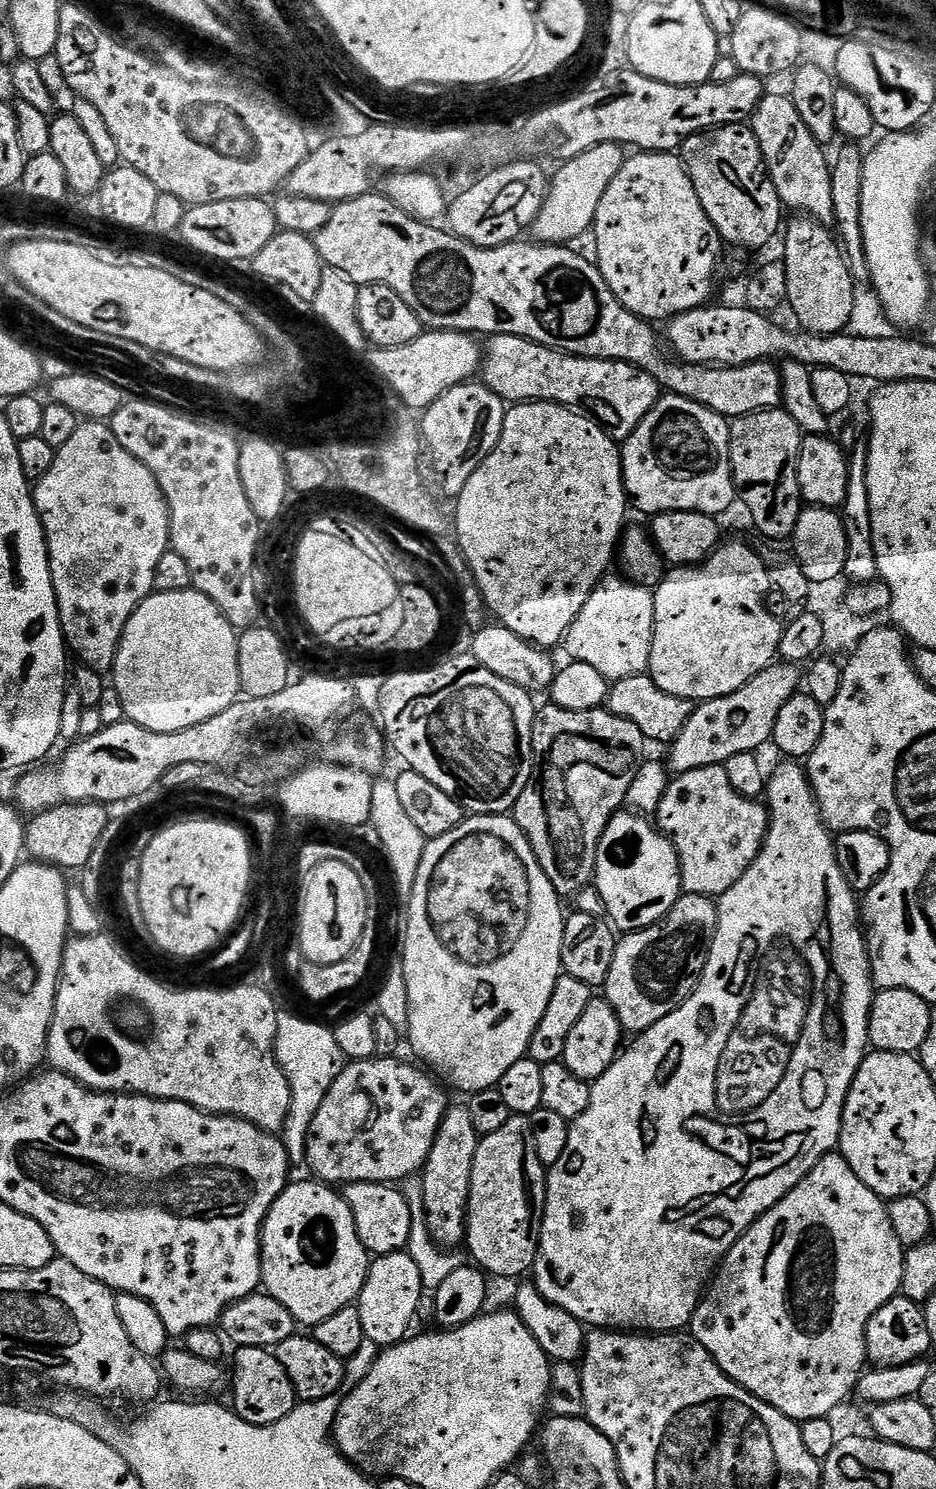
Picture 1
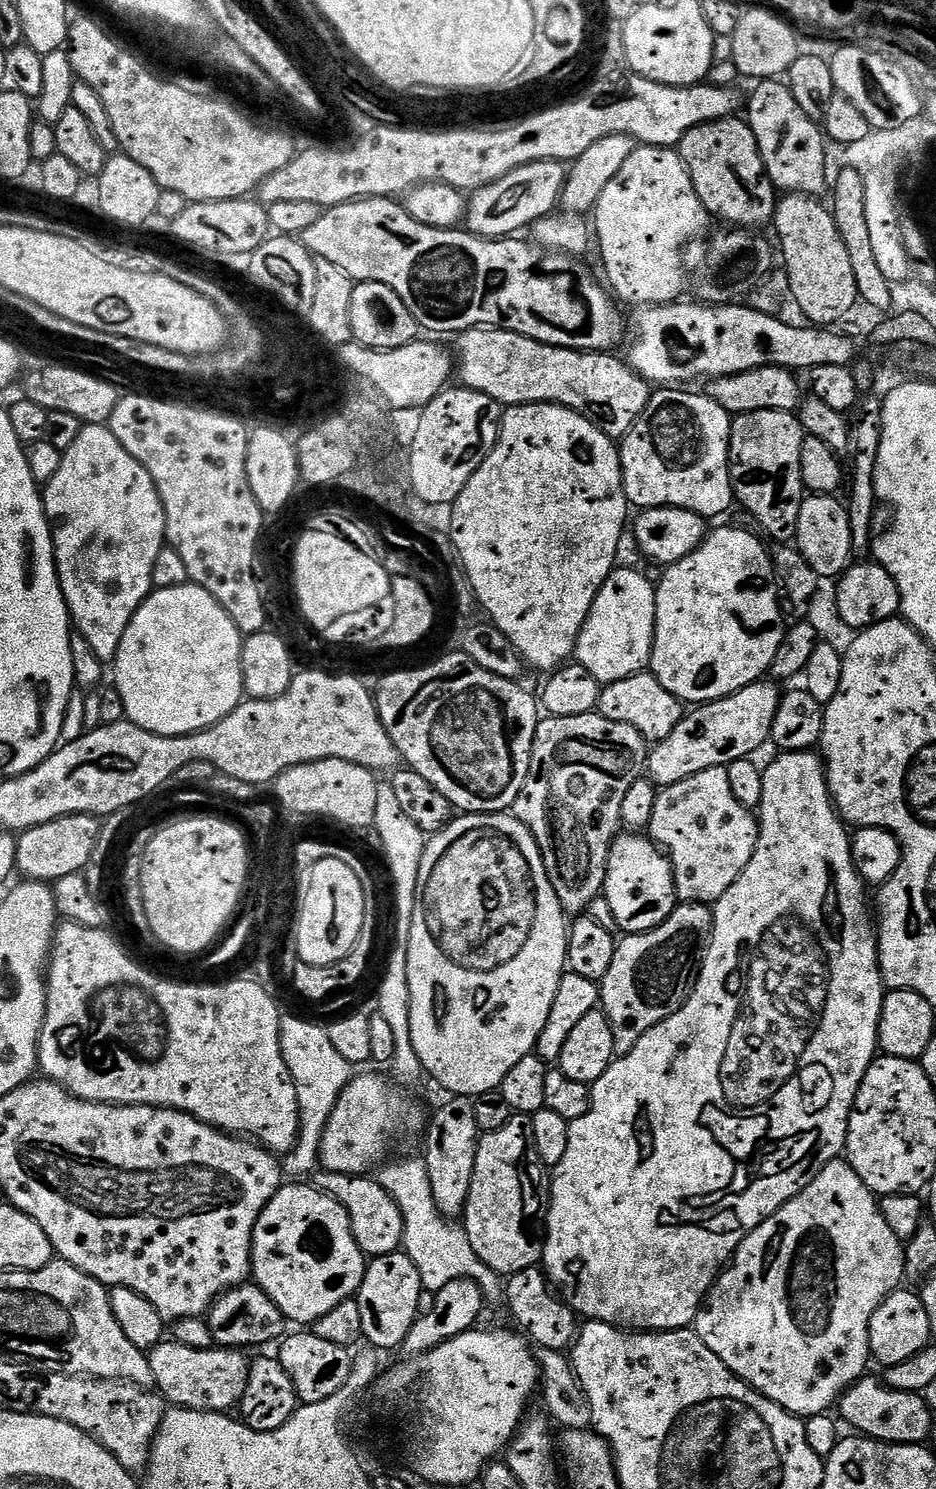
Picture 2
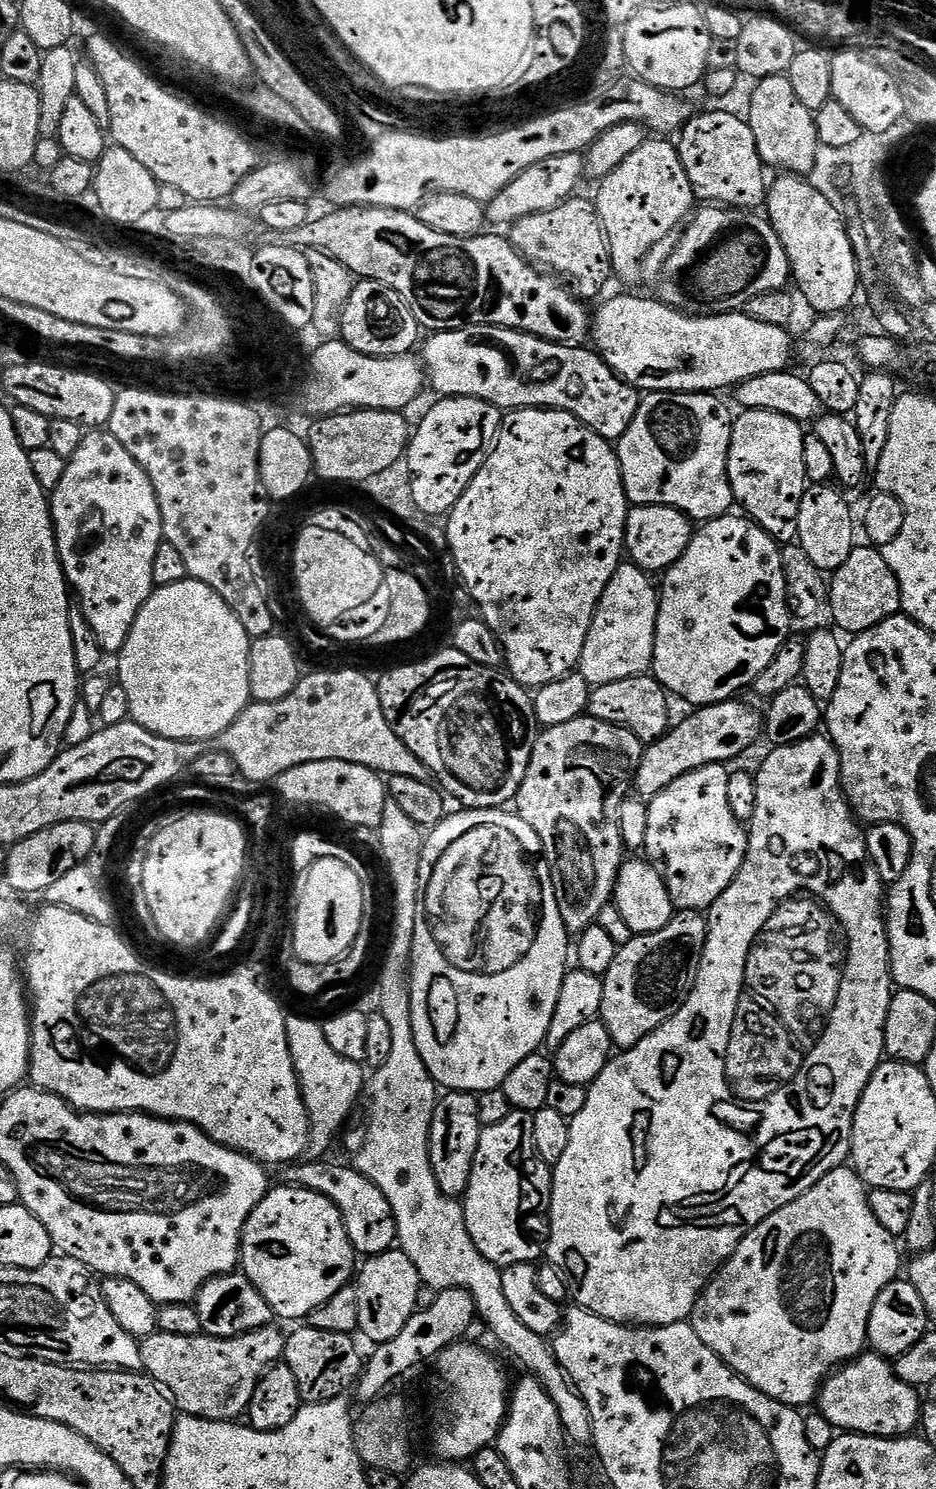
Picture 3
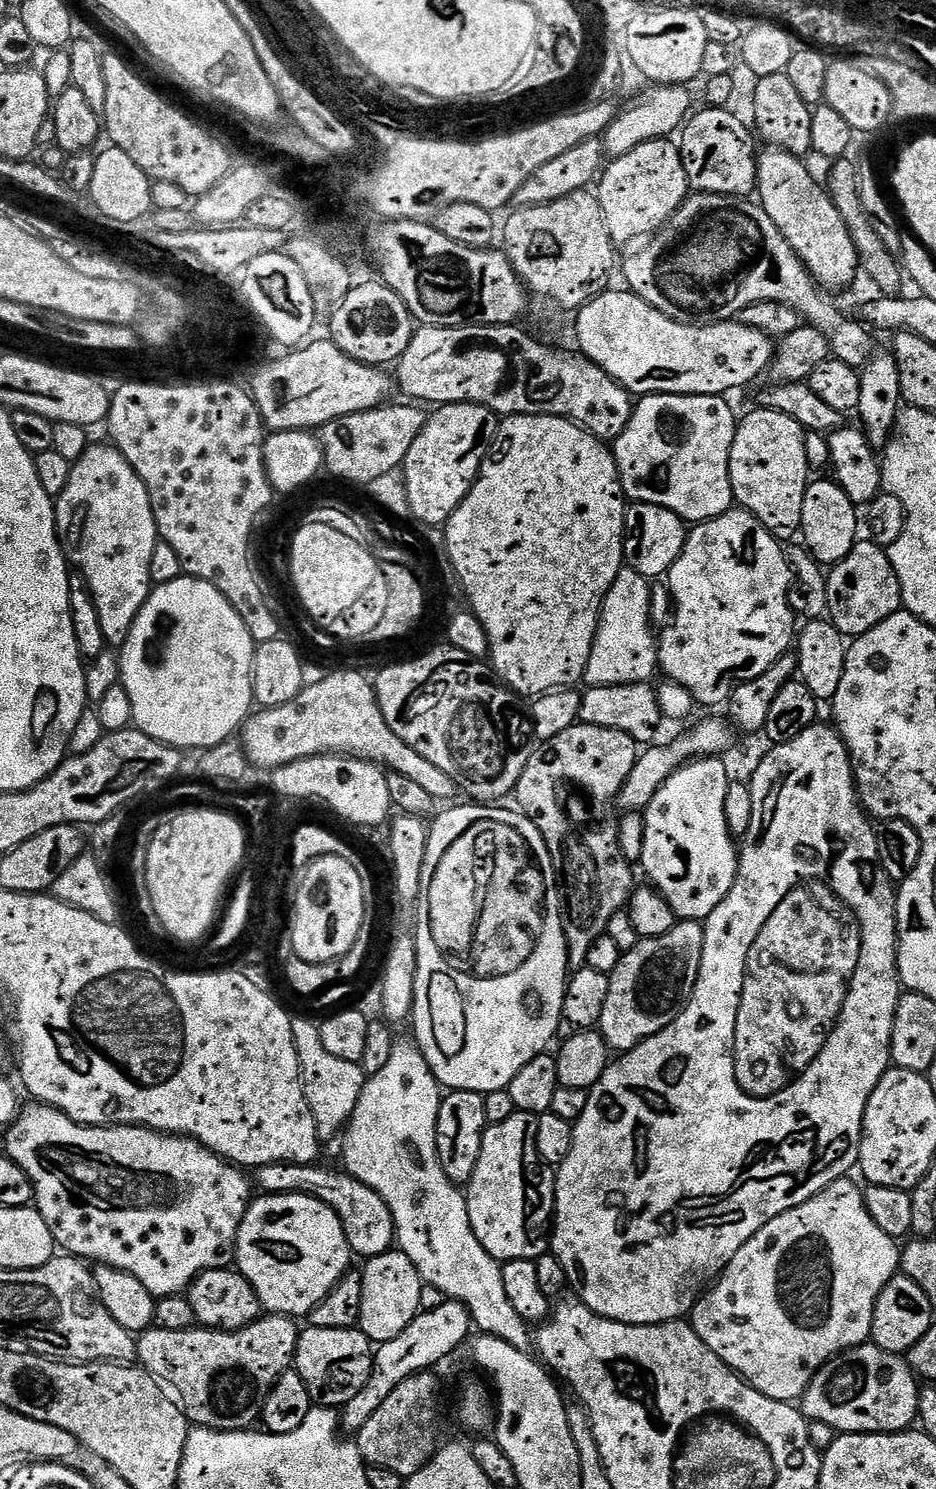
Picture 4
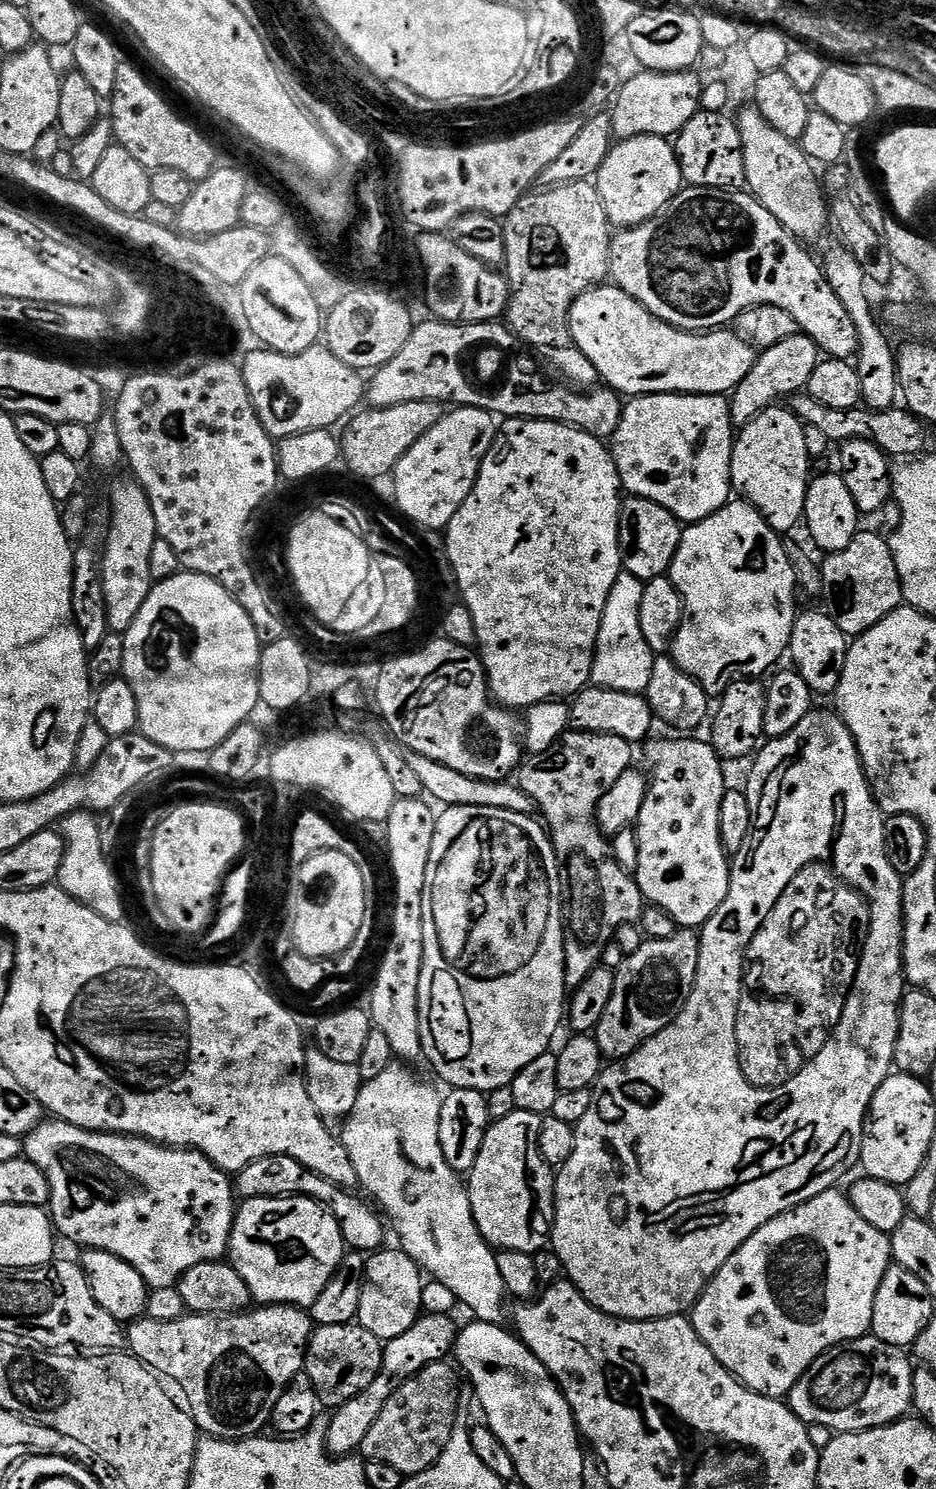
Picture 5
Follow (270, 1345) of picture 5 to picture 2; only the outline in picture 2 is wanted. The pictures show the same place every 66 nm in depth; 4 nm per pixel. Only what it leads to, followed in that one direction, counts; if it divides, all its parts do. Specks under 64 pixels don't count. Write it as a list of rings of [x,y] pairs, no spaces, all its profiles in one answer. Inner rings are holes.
[[[172,1338],[165,1339],[147,1353],[154,1385],[169,1405],[225,1414],[231,1413],[239,1405],[242,1394],[246,1394],[250,1360],[244,1356],[247,1355],[238,1348],[194,1349]]]

